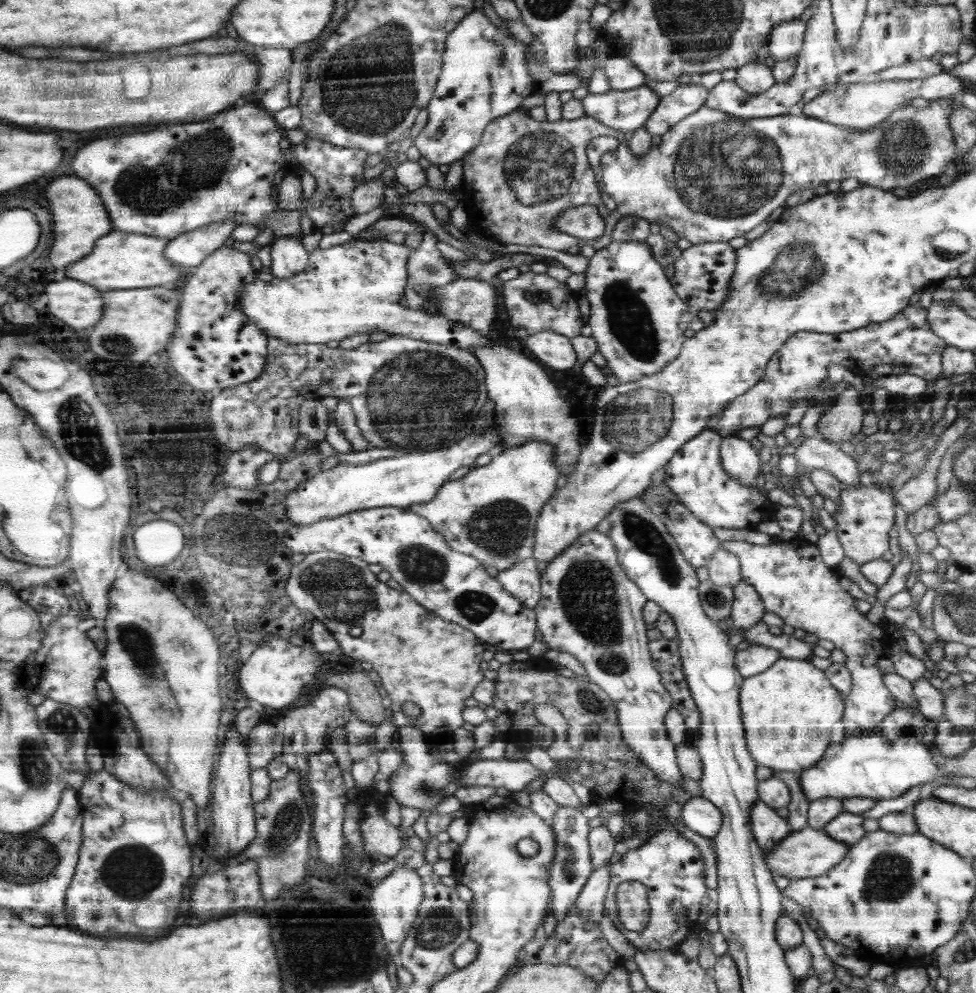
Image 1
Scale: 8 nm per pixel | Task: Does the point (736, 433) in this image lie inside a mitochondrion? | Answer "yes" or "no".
no

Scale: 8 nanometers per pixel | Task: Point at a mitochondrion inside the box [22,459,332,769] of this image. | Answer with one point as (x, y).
(249, 547)

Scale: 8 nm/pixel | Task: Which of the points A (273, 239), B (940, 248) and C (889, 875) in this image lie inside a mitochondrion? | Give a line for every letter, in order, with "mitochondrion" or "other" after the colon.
A: other
B: mitochondrion
C: mitochondrion

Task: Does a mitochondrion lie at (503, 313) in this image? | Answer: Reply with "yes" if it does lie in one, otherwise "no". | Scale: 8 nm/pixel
no

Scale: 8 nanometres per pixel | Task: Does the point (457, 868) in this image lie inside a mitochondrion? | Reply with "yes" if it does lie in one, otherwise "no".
no

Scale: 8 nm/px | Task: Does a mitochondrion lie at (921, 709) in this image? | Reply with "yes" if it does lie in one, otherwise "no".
no

